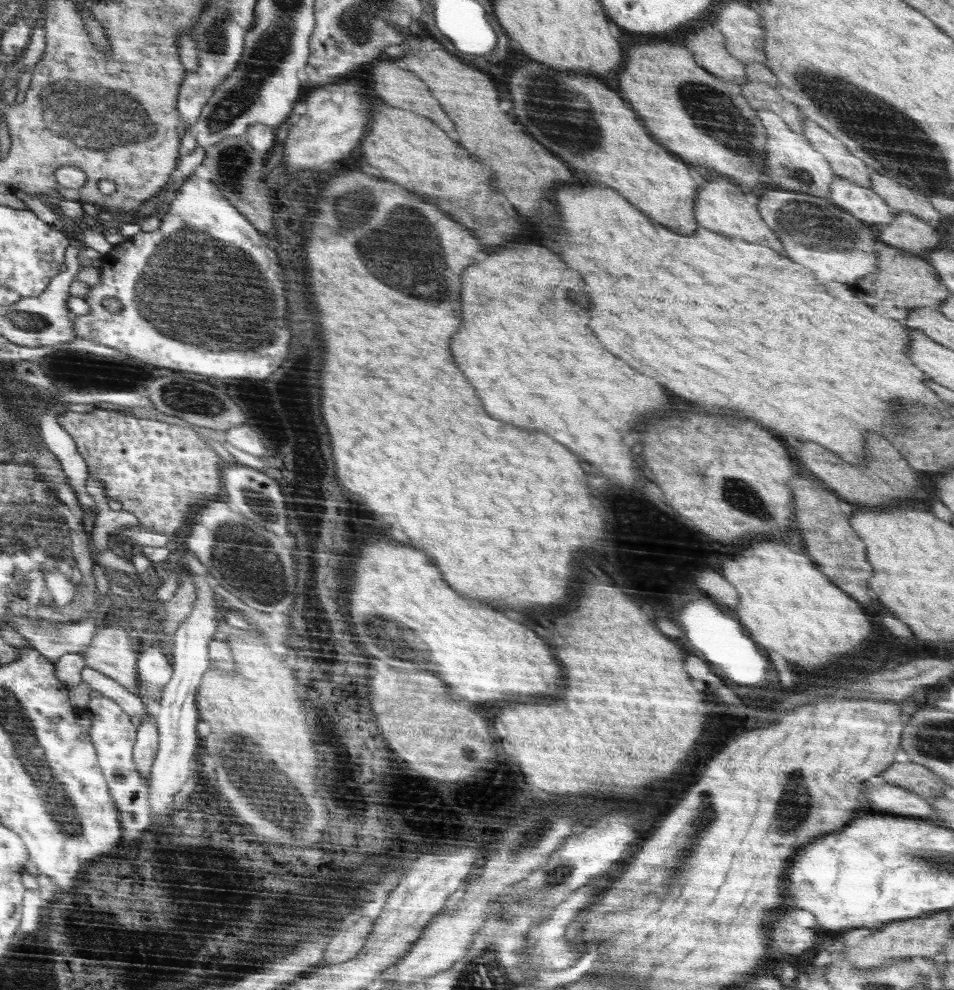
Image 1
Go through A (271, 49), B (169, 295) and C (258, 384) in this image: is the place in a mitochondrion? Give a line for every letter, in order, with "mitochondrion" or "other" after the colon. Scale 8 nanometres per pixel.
A: mitochondrion
B: mitochondrion
C: other

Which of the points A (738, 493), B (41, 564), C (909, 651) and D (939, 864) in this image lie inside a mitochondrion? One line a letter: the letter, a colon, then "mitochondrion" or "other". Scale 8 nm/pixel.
A: mitochondrion
B: mitochondrion
C: other
D: mitochondrion

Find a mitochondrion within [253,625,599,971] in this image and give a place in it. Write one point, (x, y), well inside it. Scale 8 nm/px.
(528, 839)

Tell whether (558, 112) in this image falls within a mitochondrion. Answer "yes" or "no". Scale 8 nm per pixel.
yes

